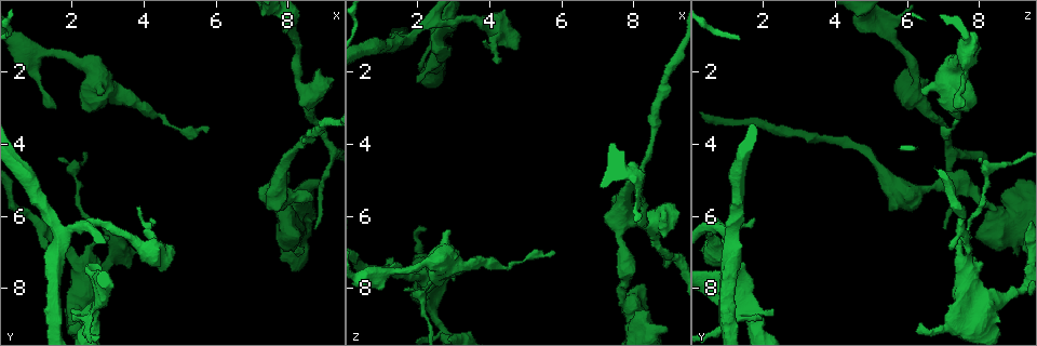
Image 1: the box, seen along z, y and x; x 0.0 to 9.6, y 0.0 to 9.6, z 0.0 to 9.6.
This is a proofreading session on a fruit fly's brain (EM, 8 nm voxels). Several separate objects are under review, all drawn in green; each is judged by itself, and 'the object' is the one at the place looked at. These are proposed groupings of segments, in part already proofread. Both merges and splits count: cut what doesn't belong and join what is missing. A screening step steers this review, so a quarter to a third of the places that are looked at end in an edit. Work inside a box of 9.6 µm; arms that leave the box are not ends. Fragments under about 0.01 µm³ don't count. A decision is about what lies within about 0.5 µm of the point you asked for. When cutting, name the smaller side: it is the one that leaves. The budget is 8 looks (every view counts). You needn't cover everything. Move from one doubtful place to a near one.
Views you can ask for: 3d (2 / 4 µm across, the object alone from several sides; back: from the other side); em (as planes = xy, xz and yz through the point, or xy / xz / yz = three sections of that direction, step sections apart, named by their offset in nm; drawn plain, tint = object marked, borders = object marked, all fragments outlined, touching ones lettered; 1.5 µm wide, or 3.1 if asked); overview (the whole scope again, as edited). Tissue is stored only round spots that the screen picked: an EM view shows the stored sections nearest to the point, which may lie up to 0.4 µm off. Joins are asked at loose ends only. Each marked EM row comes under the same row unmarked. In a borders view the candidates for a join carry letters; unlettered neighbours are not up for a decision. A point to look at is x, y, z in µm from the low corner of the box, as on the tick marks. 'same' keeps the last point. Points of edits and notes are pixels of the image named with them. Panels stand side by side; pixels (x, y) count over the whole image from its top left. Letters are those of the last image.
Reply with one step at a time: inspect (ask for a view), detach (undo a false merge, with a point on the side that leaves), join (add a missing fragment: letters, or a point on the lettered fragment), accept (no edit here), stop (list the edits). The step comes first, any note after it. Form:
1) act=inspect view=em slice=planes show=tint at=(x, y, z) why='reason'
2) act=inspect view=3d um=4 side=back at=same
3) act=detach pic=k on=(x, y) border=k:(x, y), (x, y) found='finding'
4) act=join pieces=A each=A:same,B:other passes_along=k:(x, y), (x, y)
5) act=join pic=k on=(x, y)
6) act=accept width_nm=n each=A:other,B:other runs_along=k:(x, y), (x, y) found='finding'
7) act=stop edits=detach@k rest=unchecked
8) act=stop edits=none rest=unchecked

act=inspect view=em slice=xz step=8 show=borders at=(5.70, 3.60, 6.95) why='long arm stops here'

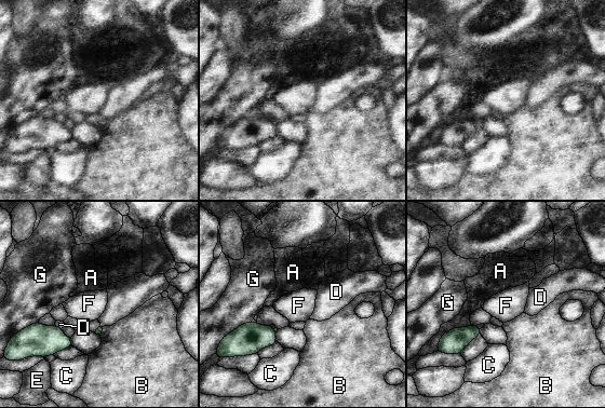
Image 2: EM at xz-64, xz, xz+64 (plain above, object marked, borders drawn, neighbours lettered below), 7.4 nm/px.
act=inspect view=em slice=planes show=borders at=same

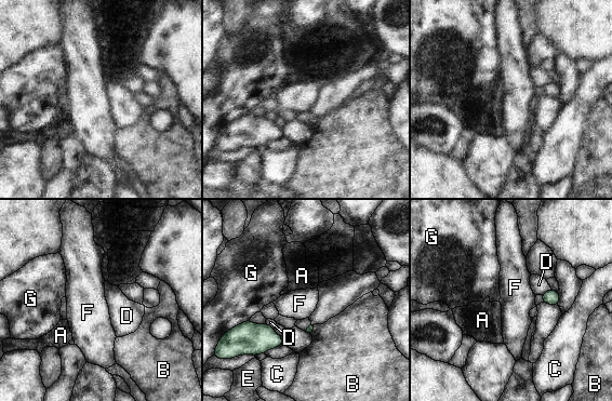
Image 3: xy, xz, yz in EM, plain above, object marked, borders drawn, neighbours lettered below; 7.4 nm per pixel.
act=accept each=A:other,B:other,C:other,D:other,E:other,F:other,G:other found='no lettered fragment goes on from it'

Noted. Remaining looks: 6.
act=inspect view=3d um=4 at=(7.75, 5.85, 8.40) why='thick turns thin'

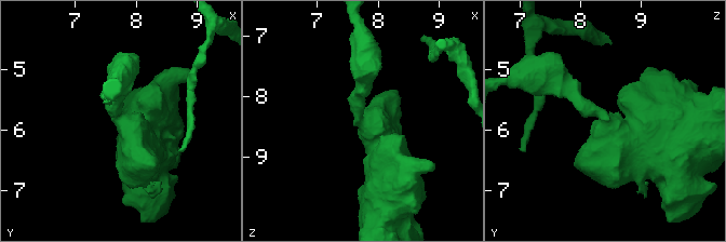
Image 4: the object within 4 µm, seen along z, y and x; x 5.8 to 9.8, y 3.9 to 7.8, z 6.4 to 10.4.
act=inspect view=em slice=xy step=4 show=tint at=(7.75, 5.85, 8.40) arm_widths_nm=240,550

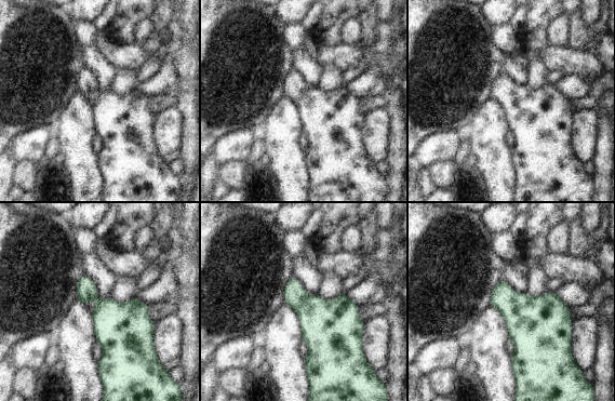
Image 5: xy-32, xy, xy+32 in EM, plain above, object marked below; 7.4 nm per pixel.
act=inspect view=em slice=xz step=4 show=borders at=same why='cut it another way'

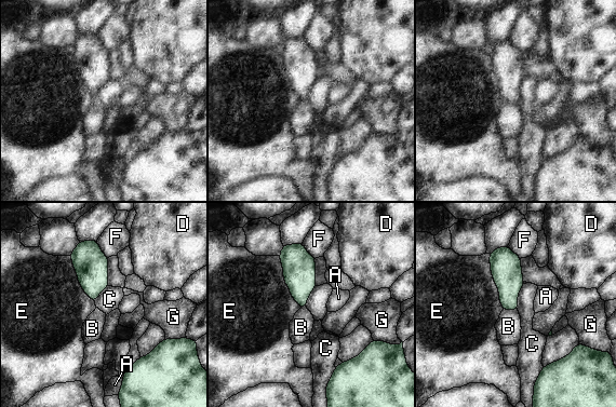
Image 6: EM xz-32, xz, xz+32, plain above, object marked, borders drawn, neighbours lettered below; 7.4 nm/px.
act=accept each=A:other,B:other,C:other,D:other,E:other,F:other,G:other found='one neuron here'

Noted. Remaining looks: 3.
act=inspect view=em slice=planes show=borders at=(2.65, 6.70, 7.50) why='calibre changes'

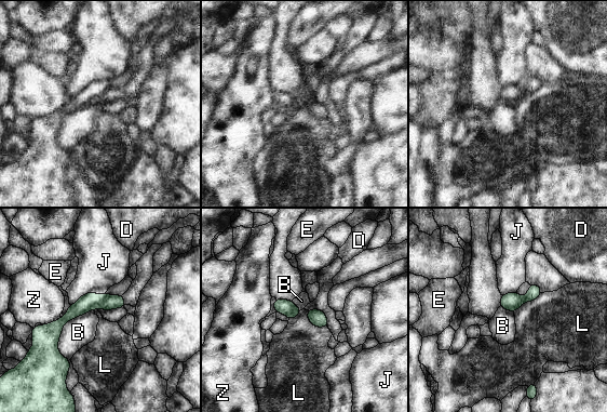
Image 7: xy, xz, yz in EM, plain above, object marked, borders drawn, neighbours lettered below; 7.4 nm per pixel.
act=detach pic=7 on=(106, 302) width_nm=110 each=B:other,D:other,E:other,J:other,L:other,Z:other border=7:(99, 295), (96, 307) found='two neurons meet here'

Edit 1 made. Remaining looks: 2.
act=stop edits=detach@7 rest=unchecked

